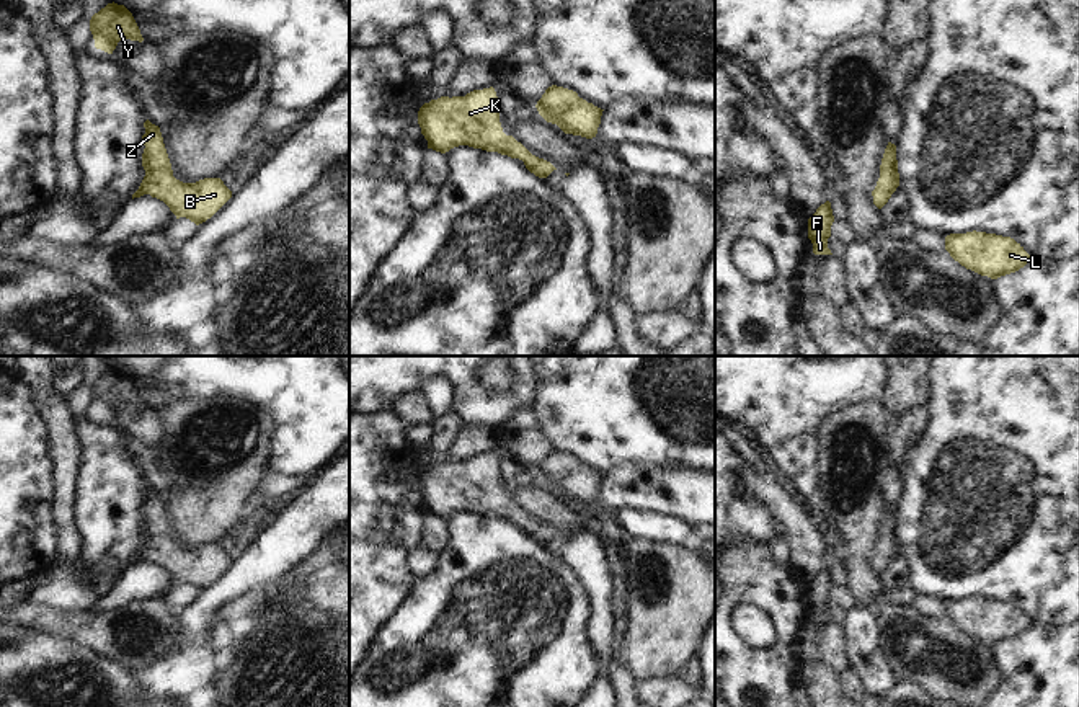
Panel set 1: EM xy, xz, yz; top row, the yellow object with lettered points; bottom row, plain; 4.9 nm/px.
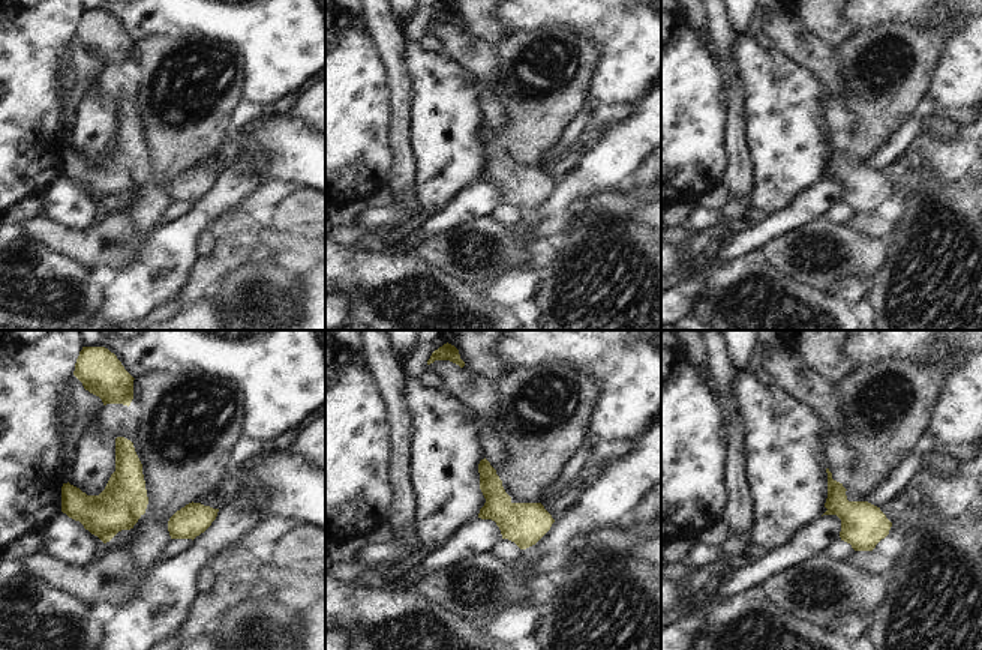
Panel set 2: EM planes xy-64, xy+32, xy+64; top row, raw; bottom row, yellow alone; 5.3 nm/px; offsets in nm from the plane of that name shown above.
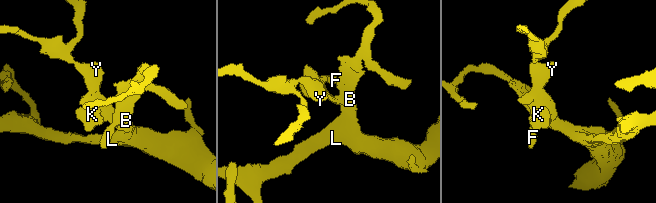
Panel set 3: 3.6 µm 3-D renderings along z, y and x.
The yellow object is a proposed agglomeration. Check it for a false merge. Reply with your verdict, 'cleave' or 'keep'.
keep

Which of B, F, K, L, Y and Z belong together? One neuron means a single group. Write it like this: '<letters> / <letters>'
B F K L Y Z

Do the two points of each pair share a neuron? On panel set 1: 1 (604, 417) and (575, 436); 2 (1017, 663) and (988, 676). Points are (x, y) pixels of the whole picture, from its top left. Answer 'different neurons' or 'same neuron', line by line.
1: same neuron
2: different neurons

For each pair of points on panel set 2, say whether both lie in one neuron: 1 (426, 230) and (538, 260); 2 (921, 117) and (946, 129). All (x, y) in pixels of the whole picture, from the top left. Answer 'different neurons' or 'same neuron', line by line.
1: different neurons
2: different neurons

